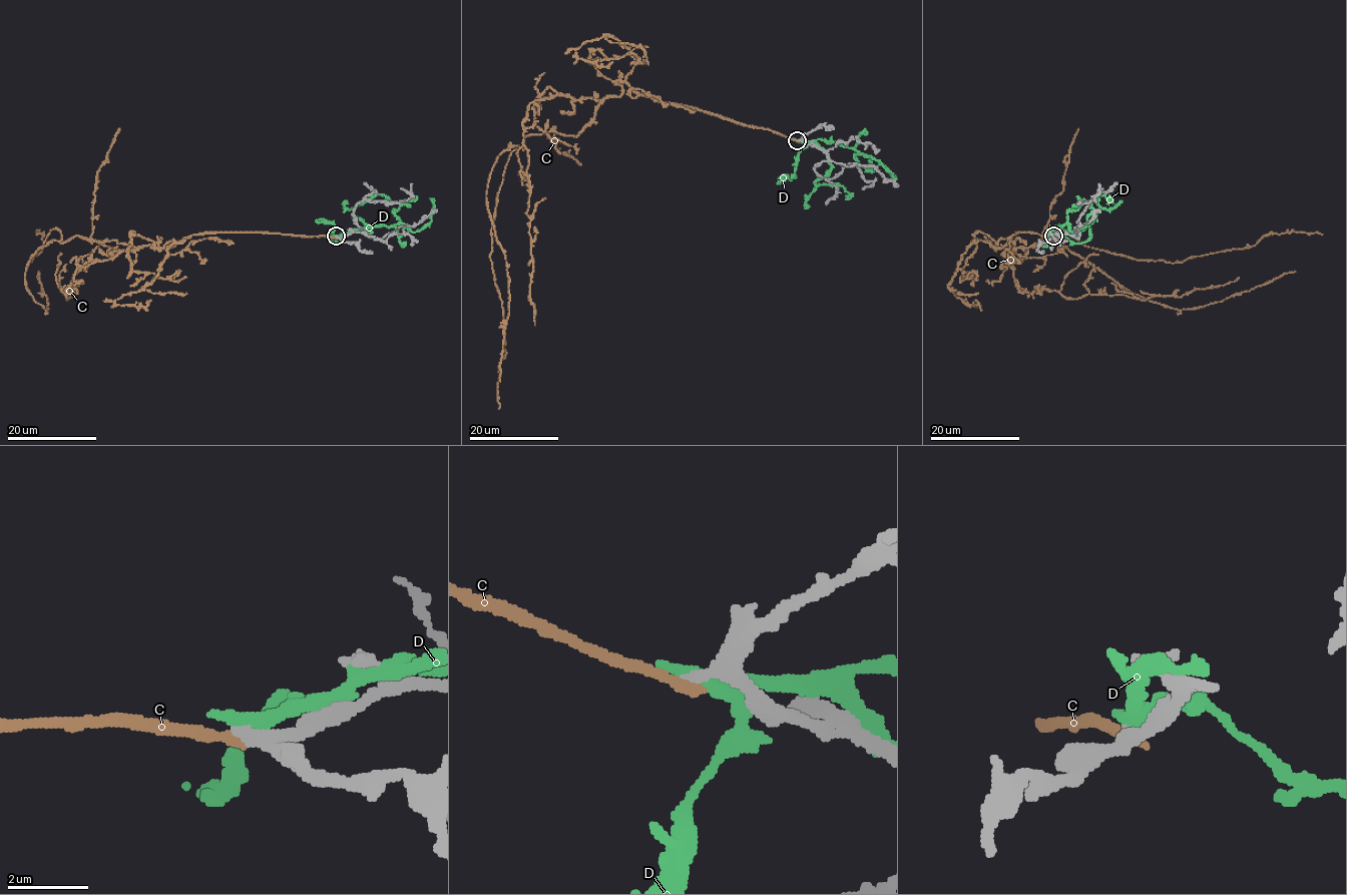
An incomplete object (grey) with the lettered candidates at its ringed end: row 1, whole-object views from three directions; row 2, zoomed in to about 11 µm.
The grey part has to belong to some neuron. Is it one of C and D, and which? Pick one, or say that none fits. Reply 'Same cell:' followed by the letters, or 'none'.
Same cell: none

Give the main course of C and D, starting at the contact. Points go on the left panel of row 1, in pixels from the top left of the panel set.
C: (337, 237), (196, 234), (131, 247), (77, 236), (63, 243), (52, 230), (28, 263), (42, 248), (36, 234)
D: (337, 236), (378, 226), (405, 225), (411, 232), (419, 232), (430, 220), (434, 209), (429, 197)

